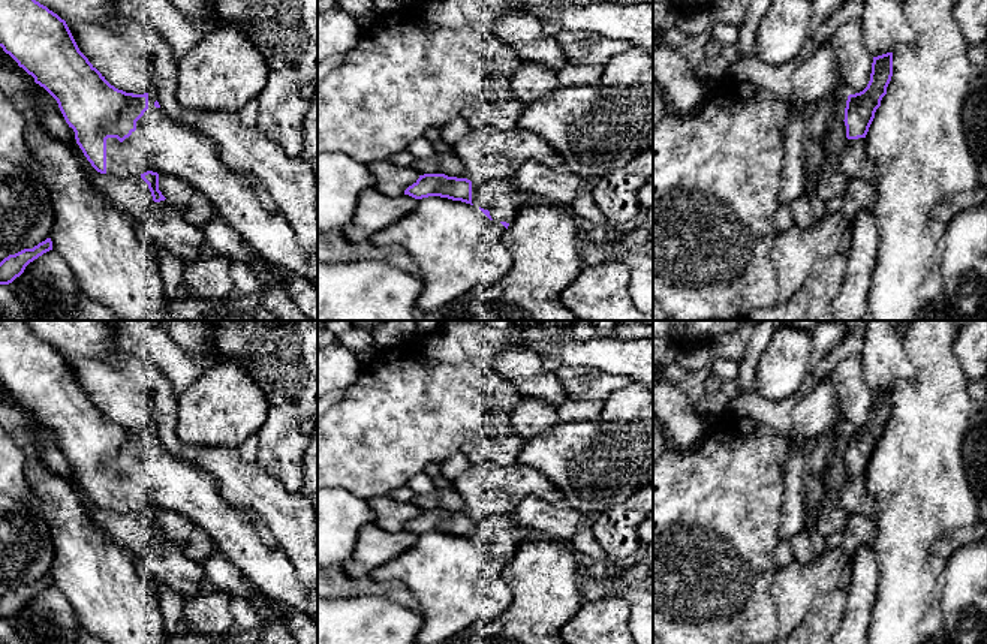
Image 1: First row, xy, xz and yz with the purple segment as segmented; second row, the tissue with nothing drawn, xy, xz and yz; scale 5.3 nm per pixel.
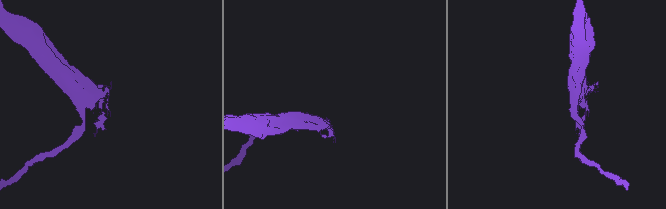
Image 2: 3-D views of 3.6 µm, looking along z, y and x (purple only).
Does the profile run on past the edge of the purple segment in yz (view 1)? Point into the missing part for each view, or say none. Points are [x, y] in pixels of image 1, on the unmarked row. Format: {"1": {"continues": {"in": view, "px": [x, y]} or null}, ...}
{"1": {"continues": {"in": "yz", "px": [854, 497]}}}

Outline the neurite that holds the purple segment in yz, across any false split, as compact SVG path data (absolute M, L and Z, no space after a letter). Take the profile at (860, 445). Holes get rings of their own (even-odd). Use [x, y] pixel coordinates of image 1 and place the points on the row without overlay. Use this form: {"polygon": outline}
{"polygon": "M893 388L873 392L867 422L849 430L845 443L846 479L839 494L840 505L849 514L863 514L875 518L876 505L866 487L866 470L881 442L882 433L893 412Z"}

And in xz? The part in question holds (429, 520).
{"polygon": "M424 509L404 526L404 530L415 535L440 532L475 541L490 556L502 559L506 565L526 541L550 538L541 530L518 524L512 512L472 518L467 514L445 509Z"}

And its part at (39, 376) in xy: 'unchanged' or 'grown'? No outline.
grown

